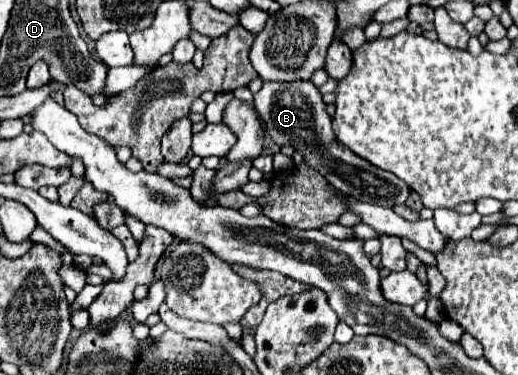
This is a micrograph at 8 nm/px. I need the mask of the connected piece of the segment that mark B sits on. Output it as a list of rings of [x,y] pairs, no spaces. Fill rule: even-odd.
[[[264,82],[260,92],[254,94],[254,104],[270,132],[270,138],[280,146],[290,144],[298,150],[312,168],[320,170],[328,182],[336,186],[336,190],[352,198],[360,198],[360,202],[388,208],[406,202],[410,188],[398,176],[372,166],[336,140],[322,94],[312,82]]]

